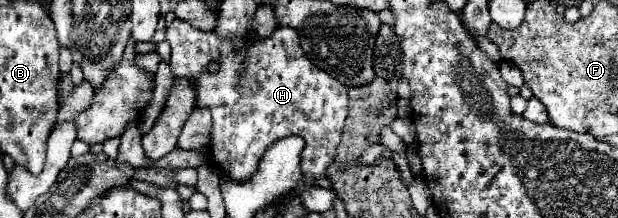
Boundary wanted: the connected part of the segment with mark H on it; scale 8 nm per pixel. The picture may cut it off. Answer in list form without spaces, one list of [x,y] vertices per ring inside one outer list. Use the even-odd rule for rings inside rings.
[[[174,19],[174,23],[166,29],[166,41],[172,45],[172,59],[170,69],[174,77],[188,77],[194,81],[198,91],[198,107],[208,107],[212,111],[212,143],[208,155],[212,157],[212,167],[216,171],[232,177],[234,181],[246,181],[258,167],[260,157],[264,155],[266,147],[270,147],[274,141],[300,135],[306,141],[306,147],[302,151],[302,175],[308,185],[312,185],[312,179],[322,177],[326,173],[326,167],[332,165],[336,147],[340,143],[342,127],[348,113],[348,89],[332,79],[328,73],[318,69],[300,49],[298,45],[298,33],[290,27],[276,27],[272,37],[258,41],[258,39],[220,39],[214,31],[204,33],[192,27],[190,23],[184,23],[180,19]],[[216,61],[220,63],[218,73],[208,73],[206,67]]]

